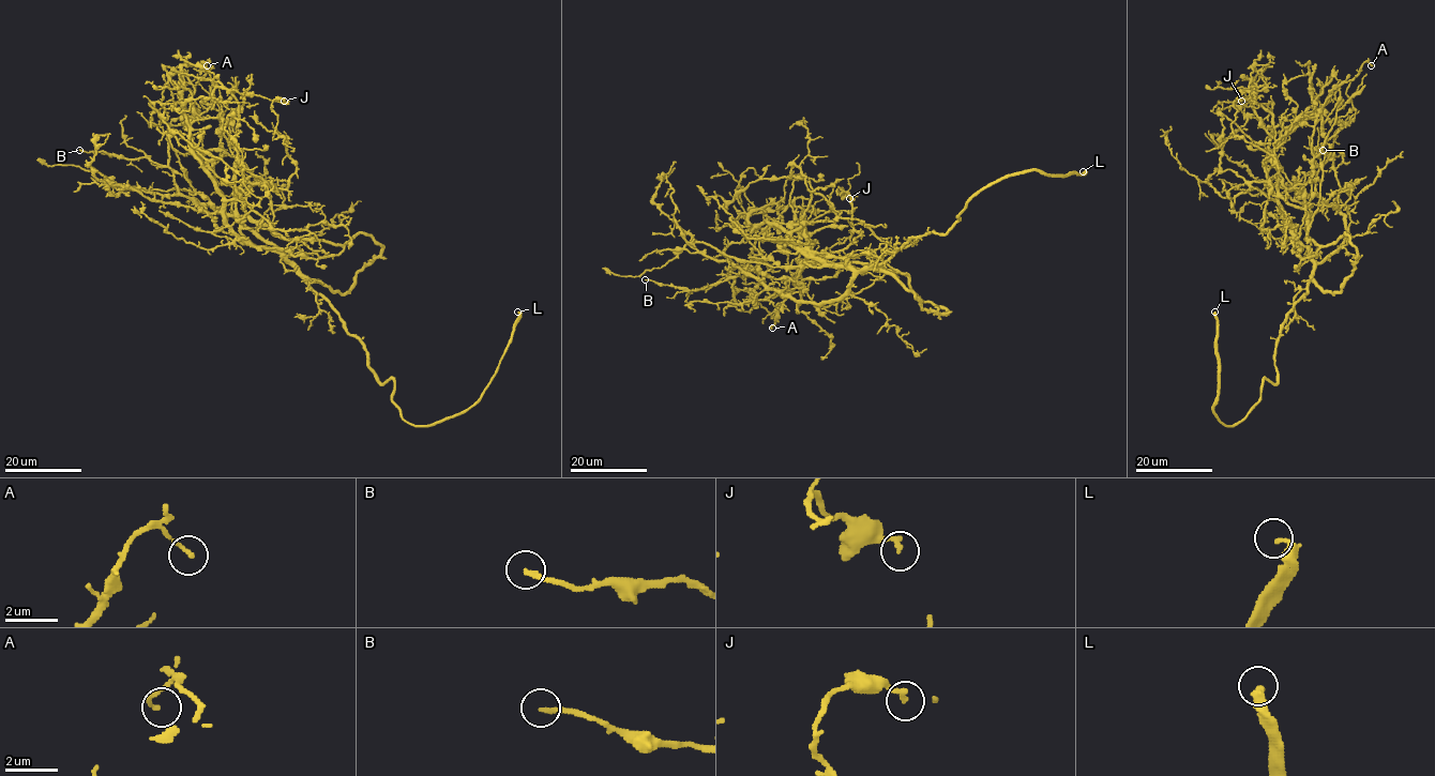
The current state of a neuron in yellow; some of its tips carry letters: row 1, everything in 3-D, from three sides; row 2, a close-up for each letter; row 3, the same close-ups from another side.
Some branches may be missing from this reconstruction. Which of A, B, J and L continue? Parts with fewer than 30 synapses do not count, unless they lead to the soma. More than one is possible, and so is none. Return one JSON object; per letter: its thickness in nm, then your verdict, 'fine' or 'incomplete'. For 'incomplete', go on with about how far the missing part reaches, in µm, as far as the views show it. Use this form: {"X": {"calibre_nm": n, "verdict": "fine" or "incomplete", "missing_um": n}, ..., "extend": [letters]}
{"A": {"calibre_nm": 120, "verdict": "fine"}, "B": {"calibre_nm": 150, "verdict": "fine"}, "J": {"calibre_nm": 180, "verdict": "fine"}, "L": {"calibre_nm": 280, "verdict": "incomplete", "missing_um": 15}, "extend": ["L"]}

